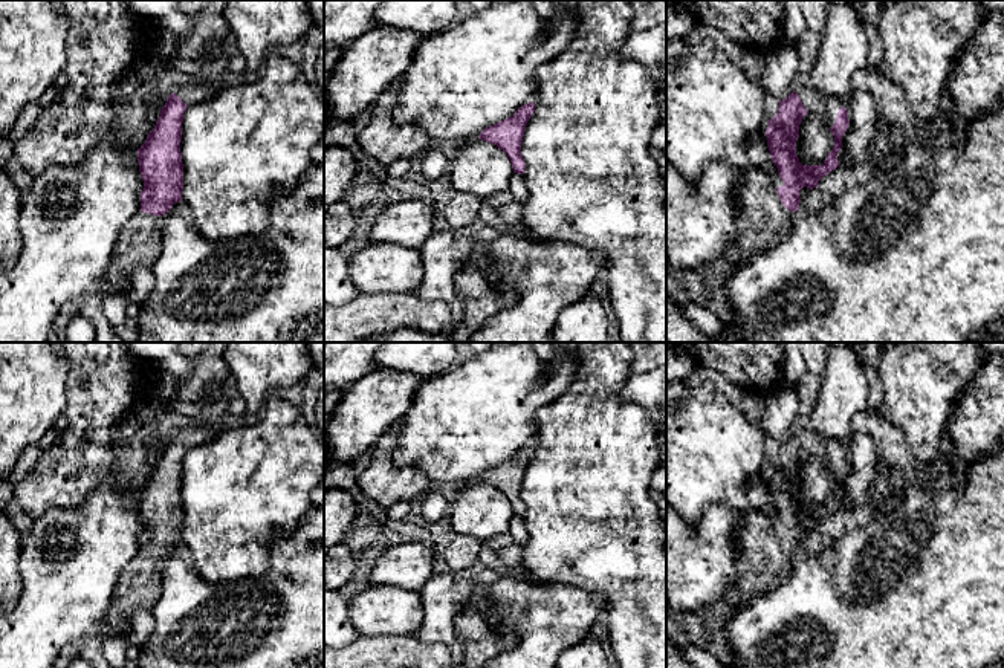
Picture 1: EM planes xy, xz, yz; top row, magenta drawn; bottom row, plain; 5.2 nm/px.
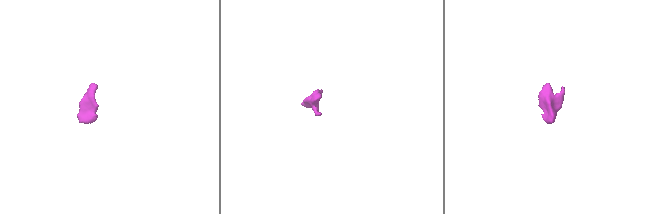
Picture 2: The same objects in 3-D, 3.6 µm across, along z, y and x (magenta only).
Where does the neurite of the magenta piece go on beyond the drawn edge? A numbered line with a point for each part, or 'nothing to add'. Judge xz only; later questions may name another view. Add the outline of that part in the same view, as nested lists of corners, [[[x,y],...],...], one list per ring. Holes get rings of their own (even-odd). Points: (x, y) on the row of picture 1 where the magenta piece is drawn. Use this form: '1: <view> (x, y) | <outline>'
nothing to add

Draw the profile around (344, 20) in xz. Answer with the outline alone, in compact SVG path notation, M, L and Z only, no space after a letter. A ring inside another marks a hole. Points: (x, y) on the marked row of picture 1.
M324 0L324 50L344 52L371 23L373 12L387 0Z

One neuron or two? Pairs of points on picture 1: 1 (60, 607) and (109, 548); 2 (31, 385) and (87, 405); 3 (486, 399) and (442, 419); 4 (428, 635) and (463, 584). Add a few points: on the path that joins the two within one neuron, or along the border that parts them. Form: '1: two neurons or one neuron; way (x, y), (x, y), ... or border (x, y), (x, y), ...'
1: one neuron; way (68, 592), (93, 563)
2: two neurons; border (68, 363), (66, 405), (60, 413)
3: one neuron; way (476, 410), (466, 419), (453, 419)
4: one neuron; way (437, 622), (440, 607), (451, 596)

